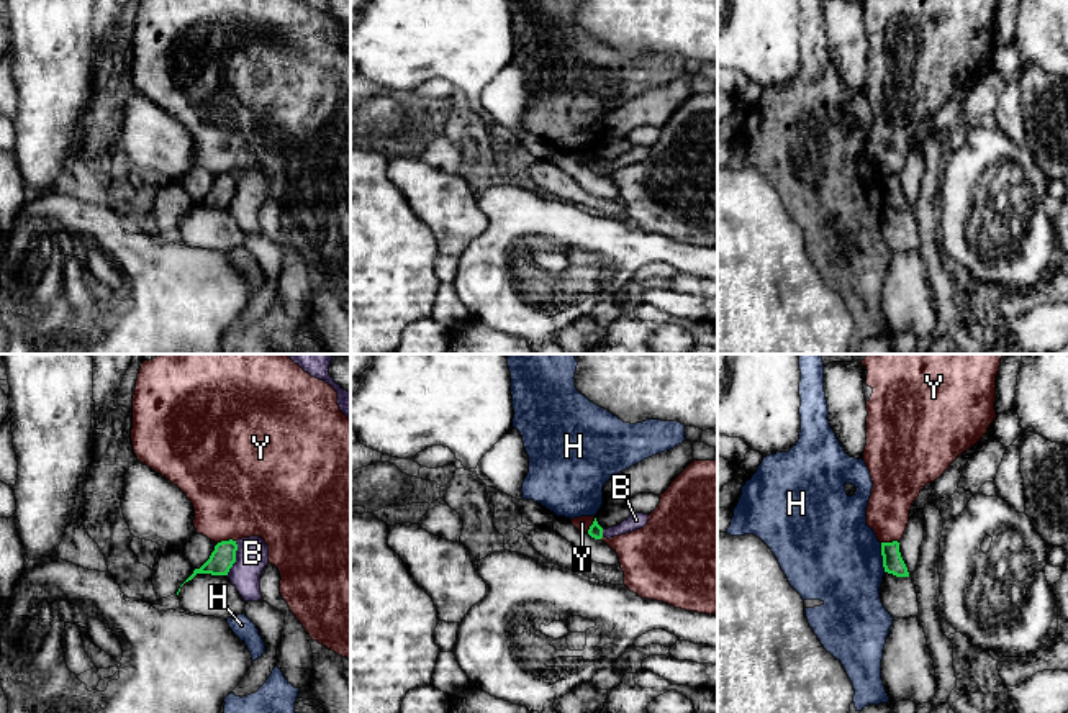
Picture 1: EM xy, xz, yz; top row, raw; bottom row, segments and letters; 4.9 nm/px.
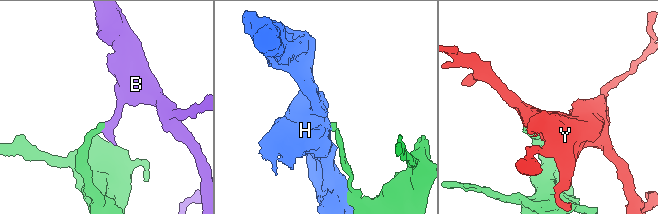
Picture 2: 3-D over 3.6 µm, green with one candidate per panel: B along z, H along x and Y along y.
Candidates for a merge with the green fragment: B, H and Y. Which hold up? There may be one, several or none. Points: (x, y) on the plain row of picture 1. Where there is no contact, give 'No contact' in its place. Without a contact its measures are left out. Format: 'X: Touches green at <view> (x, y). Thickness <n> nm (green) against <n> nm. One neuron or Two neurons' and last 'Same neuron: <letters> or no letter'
B: Touches green at xy (235, 192). Thickness 120 nm (green) against 160 nm. Two neurons
H: Touches green at yz (883, 190). Thickness 100 nm (green) against 460 nm. Two neurons
Y: Touches green at xy (226, 174). Thickness 120 nm (green) against 460 nm. Two neurons
Same neuron: no letter

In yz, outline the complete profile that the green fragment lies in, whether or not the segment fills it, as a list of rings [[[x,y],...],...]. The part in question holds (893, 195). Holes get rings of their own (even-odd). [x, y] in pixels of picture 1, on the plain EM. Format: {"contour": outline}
{"contour": [[[881,175],[881,188],[885,205],[893,207],[896,210],[909,210],[907,200],[899,185],[899,175]]]}

